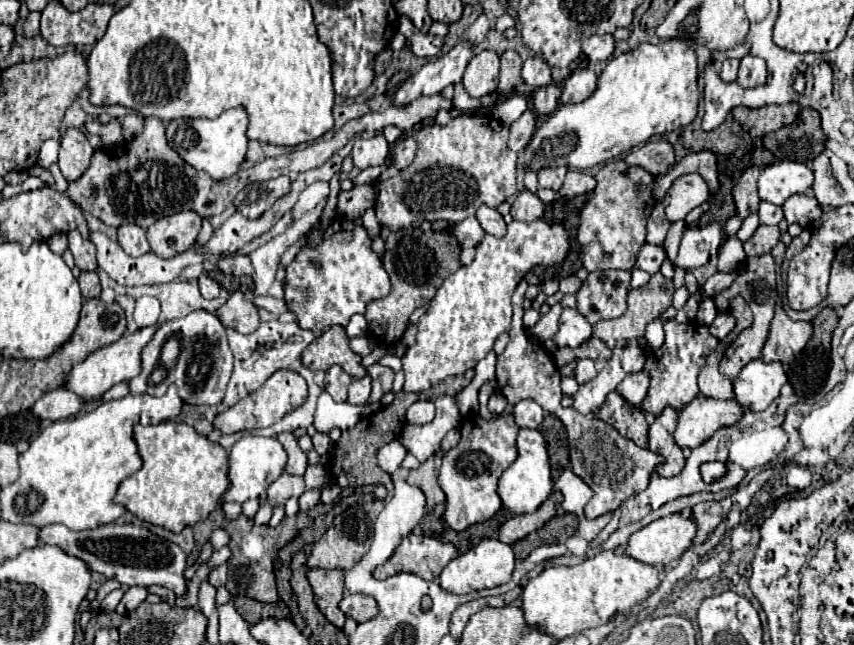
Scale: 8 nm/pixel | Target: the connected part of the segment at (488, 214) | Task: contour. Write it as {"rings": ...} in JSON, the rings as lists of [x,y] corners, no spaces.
{"rings":[[[480,206],[476,212],[476,218],[482,224],[482,228],[486,230],[486,234],[492,234],[496,238],[502,238],[506,234],[506,222],[498,210],[488,208],[488,206]]]}

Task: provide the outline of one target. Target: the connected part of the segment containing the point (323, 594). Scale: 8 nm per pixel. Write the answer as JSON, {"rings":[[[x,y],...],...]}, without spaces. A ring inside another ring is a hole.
{"rings":[[[314,568],[308,570],[308,580],[314,590],[314,600],[320,608],[320,612],[334,624],[344,626],[346,616],[338,608],[340,600],[344,598],[344,572],[342,570],[322,570]]]}

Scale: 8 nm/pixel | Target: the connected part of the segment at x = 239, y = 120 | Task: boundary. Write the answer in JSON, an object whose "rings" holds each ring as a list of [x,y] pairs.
{"rings":[[[232,108],[222,112],[214,120],[208,118],[172,120],[166,124],[166,136],[168,136],[168,144],[190,166],[208,172],[212,180],[224,180],[234,176],[246,158],[246,150],[248,150],[246,128],[248,128],[248,112],[244,108]]]}

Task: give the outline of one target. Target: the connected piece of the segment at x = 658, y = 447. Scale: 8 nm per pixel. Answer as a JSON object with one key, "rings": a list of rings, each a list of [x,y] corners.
{"rings":[[[666,408],[650,426],[650,450],[664,456],[666,462],[662,466],[656,468],[656,472],[660,476],[676,476],[678,472],[682,472],[686,458],[682,454],[682,448],[674,442],[674,430],[676,430],[676,420],[678,420],[678,412],[674,408]]]}

